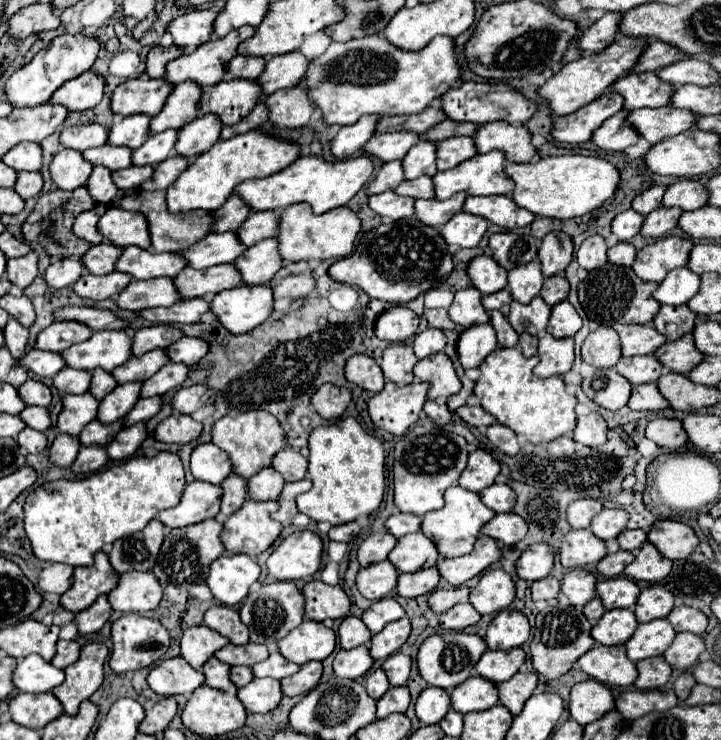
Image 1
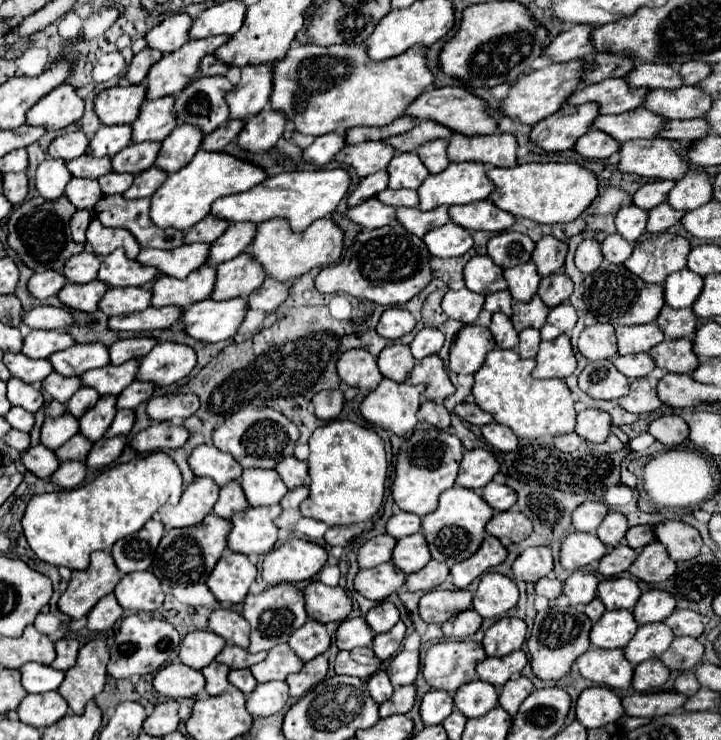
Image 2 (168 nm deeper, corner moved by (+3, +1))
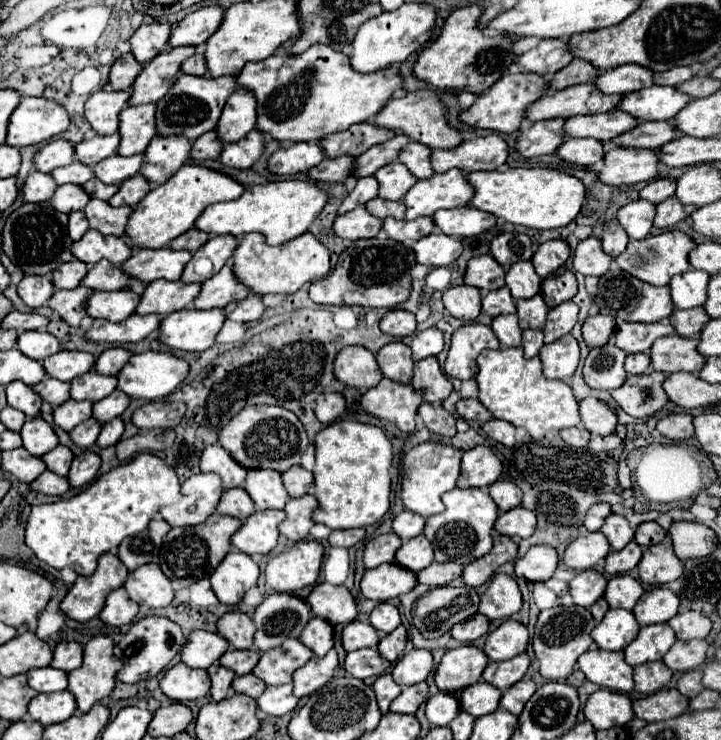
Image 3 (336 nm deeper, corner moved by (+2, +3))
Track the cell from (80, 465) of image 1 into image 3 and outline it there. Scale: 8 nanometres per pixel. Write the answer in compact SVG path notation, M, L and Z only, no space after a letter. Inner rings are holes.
M41 473L41 477L37 477L31 487L35 491L41 491L45 495L63 495L69 489L69 479L67 477L57 477L55 473Z

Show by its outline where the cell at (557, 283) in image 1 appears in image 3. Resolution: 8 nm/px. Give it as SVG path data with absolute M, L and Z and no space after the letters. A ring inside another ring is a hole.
M559 267L555 273L551 273L547 279L543 279L541 295L545 297L545 303L549 307L557 307L557 303L573 299L575 293L577 293L577 279L565 267Z

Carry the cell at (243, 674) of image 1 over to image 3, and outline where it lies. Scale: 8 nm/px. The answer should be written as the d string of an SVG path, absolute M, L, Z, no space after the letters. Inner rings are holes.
M247 673L247 675L235 677L231 687L233 687L237 693L243 693L243 695L249 695L249 697L257 699L257 697L263 693L265 683L263 683L261 679L257 679L253 673Z

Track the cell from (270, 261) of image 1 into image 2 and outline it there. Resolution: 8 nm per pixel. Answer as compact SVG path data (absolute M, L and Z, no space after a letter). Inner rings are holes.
M242 253L238 259L230 259L216 267L216 285L210 295L214 301L226 301L234 297L248 297L254 289L258 289L264 281L264 271L250 263L250 259Z

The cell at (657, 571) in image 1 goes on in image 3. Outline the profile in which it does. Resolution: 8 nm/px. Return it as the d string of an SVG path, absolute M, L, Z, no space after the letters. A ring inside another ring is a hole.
M665 539L659 545L643 549L643 557L637 569L639 569L639 577L643 583L663 585L681 577L683 563L675 557L671 539Z

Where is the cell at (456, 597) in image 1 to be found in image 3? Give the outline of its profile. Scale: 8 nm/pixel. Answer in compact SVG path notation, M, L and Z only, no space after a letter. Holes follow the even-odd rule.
M433 587L417 603L413 623L423 637L435 639L479 611L479 595L469 587Z

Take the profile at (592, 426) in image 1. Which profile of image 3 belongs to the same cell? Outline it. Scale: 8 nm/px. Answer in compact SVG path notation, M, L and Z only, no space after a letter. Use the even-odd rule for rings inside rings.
M587 397L579 405L579 413L581 413L583 427L589 433L605 437L605 435L611 435L615 431L617 415L603 401L599 401L595 397Z

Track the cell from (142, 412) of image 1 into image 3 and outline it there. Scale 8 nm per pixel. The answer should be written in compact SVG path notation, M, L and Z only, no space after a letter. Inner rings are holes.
M115 417L113 421L107 421L103 425L103 429L101 429L101 435L97 439L97 445L99 447L111 447L111 445L115 445L121 439L123 431L125 431L125 425L123 425L123 419L121 417Z

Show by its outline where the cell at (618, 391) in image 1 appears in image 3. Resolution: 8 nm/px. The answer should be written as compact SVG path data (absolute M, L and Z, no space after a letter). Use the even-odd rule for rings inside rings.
M613 341L605 343L603 347L591 349L585 365L583 365L583 379L591 389L599 391L613 391L623 385L627 373L623 369L625 353L615 347Z

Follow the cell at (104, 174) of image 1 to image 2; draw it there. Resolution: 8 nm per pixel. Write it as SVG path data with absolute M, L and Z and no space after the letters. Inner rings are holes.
M70 179L64 195L76 209L92 211L96 201L102 197L102 191L96 179Z

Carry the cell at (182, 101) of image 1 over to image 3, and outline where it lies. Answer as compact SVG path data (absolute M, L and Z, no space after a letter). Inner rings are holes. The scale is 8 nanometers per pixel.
M153 103L149 105L137 105L137 107L125 107L119 113L121 125L121 145L119 145L119 155L135 155L143 153L149 145L149 141L157 135L157 125L155 125L155 107Z

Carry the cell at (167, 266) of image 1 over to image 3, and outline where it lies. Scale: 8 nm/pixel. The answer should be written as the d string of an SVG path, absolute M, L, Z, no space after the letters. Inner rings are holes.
M99 261L89 267L89 273L81 281L81 285L95 291L117 291L125 289L129 279L131 277L125 277L125 273L121 273L121 267L113 265L111 261Z

